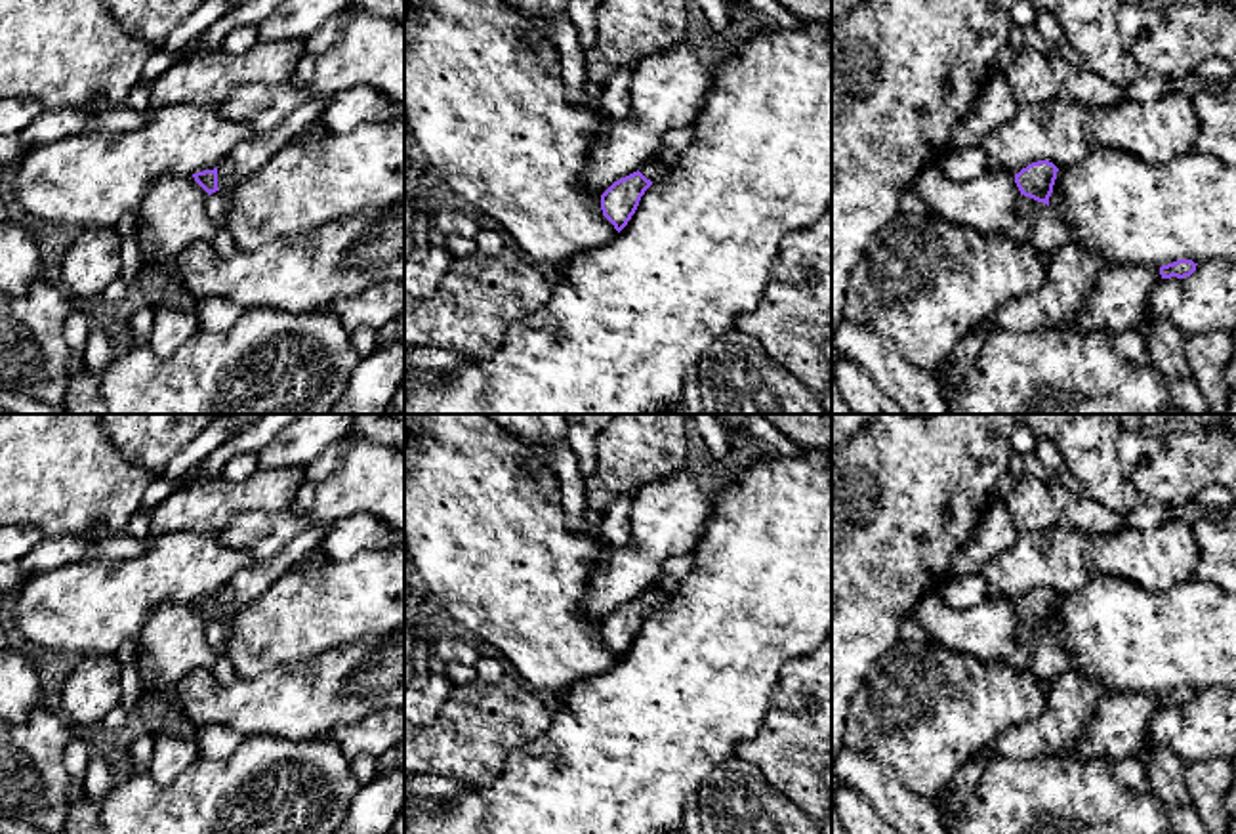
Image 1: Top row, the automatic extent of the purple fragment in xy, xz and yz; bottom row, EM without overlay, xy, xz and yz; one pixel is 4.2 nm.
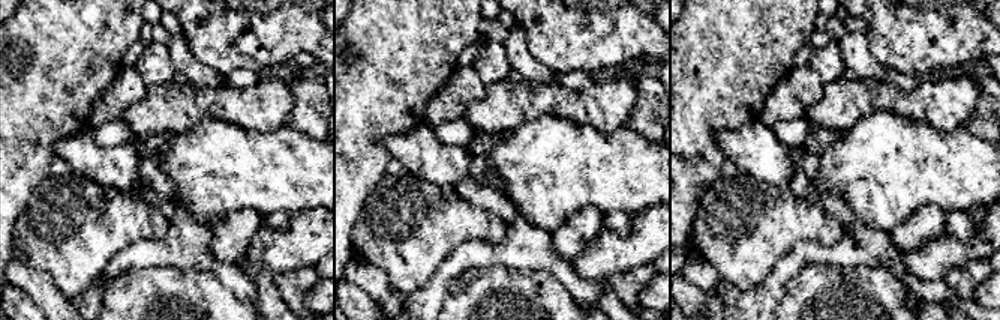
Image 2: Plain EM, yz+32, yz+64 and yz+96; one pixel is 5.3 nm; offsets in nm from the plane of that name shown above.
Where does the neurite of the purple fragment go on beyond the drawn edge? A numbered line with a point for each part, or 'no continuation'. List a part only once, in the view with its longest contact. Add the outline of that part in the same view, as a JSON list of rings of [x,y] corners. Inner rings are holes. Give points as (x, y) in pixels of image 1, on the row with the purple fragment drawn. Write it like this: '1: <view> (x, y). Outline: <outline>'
1: xy (247, 157). Outline: [[[322,95],[307,97],[273,130],[237,143],[217,168],[219,191],[231,191],[237,183],[258,172],[278,149],[319,128],[326,103],[328,97]]]

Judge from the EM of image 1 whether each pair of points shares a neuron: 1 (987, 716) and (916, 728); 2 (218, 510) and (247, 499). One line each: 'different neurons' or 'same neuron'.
1: same neuron
2: same neuron

